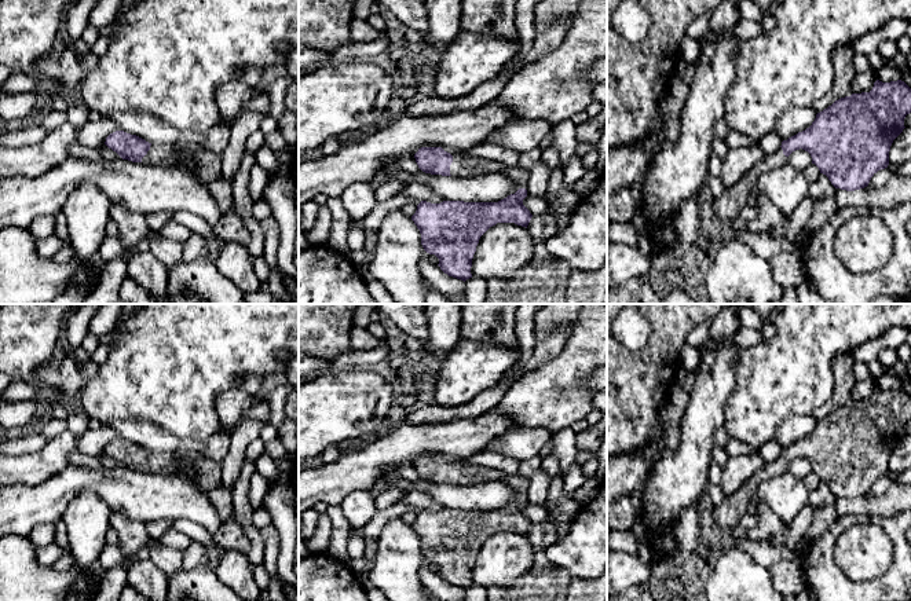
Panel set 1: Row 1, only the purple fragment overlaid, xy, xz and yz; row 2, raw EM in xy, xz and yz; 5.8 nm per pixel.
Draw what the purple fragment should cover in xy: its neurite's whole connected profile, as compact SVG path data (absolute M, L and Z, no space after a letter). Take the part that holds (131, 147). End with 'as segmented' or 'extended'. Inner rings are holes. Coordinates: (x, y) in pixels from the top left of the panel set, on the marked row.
M116 131L106 138L105 144L116 151L122 160L143 164L156 164L161 166L184 166L178 157L175 147L161 143L149 143L144 139Z | extended

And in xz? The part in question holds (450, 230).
M421 147L414 154L414 158L418 168L425 173L454 176L460 179L471 179L487 173L502 173L519 187L515 194L511 194L498 202L443 201L440 204L431 204L421 201L417 205L417 210L411 216L411 220L420 230L424 250L439 259L438 265L444 274L465 282L472 278L472 259L479 239L490 227L497 223L515 223L527 228L533 217L530 210L523 205L523 199L527 197L526 184L528 171L520 165L508 166L497 161L469 157L467 151L462 150L450 154L442 147Z | extended

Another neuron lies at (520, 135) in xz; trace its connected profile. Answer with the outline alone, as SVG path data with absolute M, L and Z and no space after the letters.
M515 118L491 132L484 144L498 144L519 154L528 153L541 144L552 127L553 124L544 120Z

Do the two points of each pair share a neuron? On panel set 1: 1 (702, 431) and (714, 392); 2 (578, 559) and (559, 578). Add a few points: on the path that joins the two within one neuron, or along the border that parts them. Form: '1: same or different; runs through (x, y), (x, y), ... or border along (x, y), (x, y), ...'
1: same; runs through (702, 421), (708, 402)
2: different; border along (555, 564), (564, 568), (573, 576)

